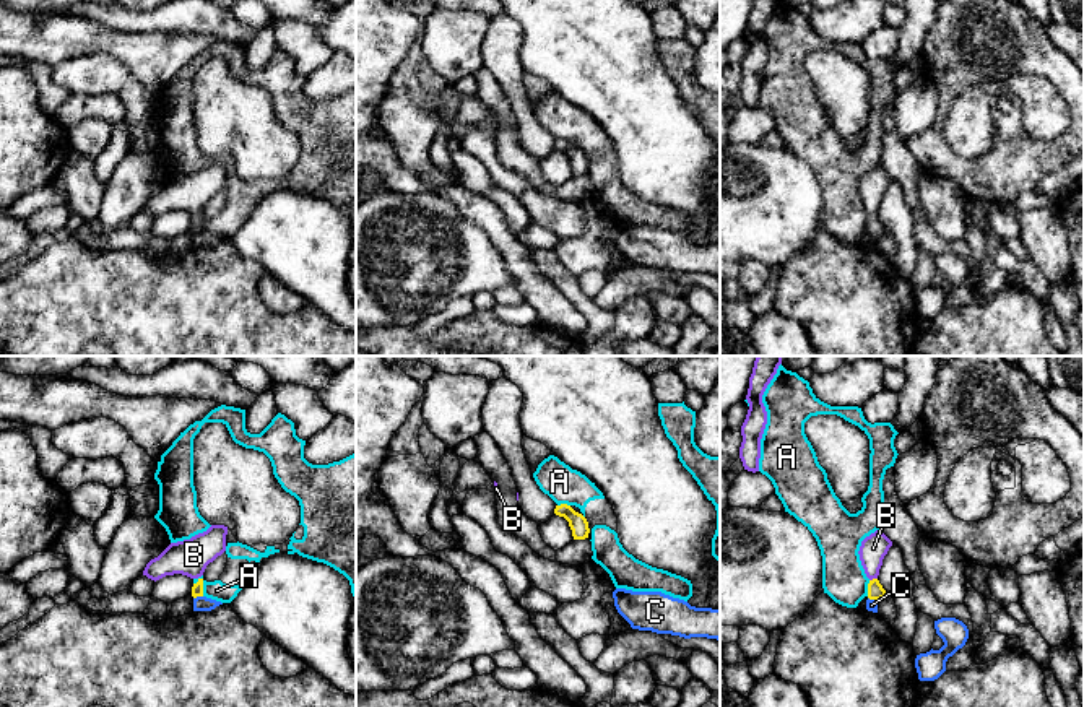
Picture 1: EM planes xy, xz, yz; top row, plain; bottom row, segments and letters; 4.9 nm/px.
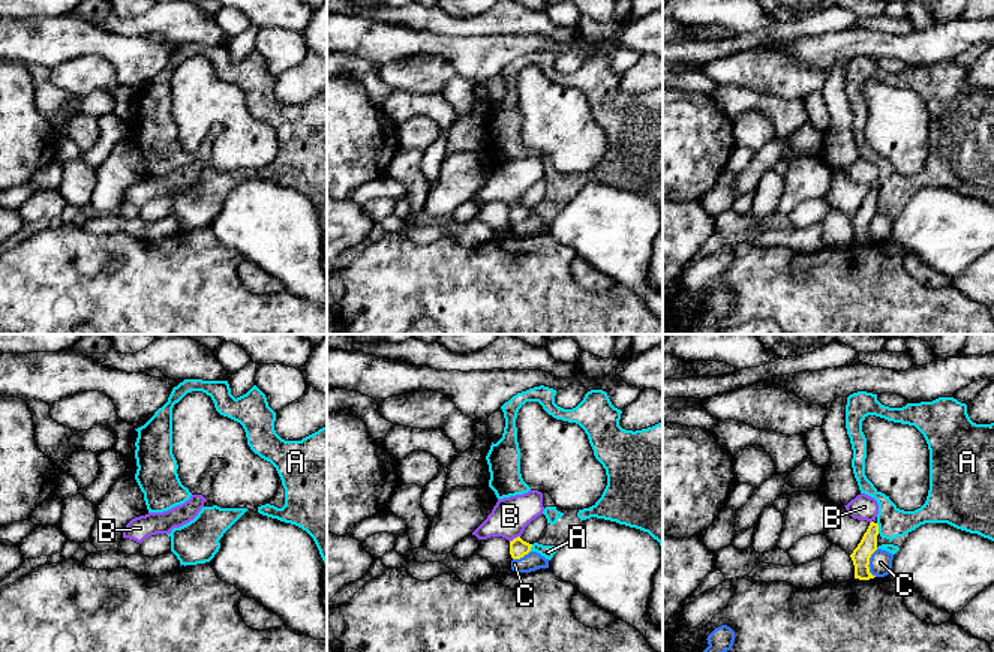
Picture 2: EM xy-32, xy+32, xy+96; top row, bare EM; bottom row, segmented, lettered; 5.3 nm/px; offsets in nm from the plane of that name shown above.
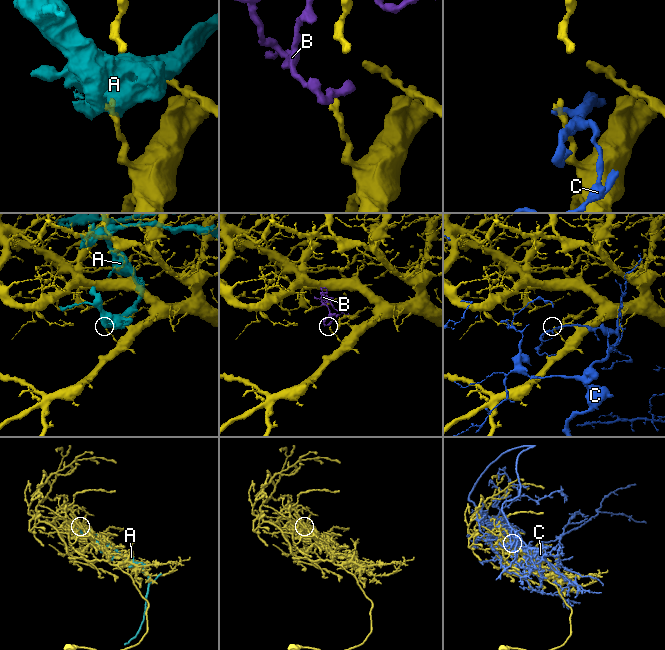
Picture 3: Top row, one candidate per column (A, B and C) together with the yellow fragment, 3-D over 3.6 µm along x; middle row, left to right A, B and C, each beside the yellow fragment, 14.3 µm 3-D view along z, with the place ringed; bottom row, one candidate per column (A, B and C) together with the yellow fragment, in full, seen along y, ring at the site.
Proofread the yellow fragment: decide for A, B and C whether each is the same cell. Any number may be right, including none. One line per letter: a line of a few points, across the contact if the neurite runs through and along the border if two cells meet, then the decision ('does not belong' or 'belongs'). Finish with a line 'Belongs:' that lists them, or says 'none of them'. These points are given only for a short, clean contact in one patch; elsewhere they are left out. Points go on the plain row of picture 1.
A: does not belong
B: line yz (875, 225), (873, 215), (873, 184); belongs
C: does not belong
Belongs: B

